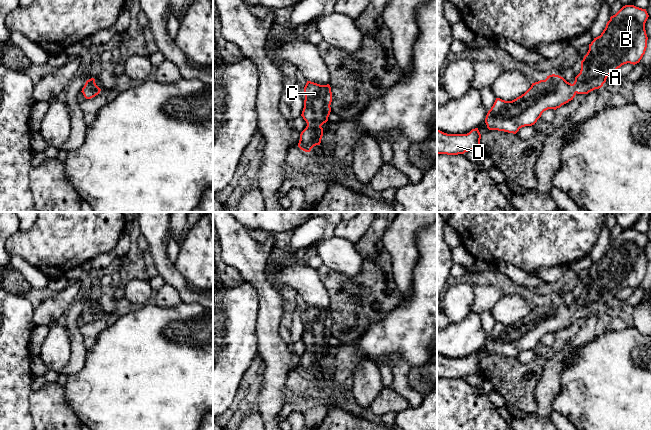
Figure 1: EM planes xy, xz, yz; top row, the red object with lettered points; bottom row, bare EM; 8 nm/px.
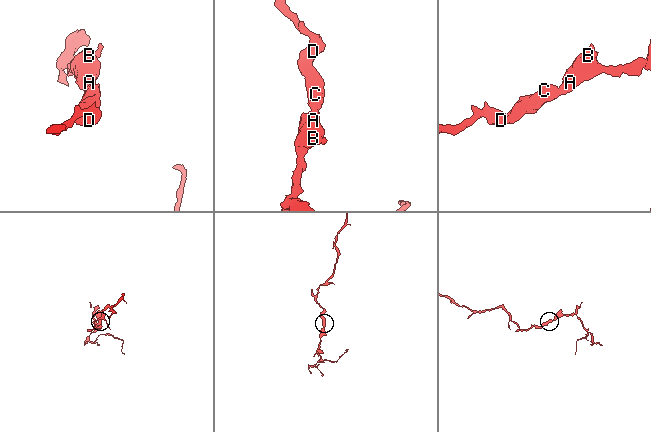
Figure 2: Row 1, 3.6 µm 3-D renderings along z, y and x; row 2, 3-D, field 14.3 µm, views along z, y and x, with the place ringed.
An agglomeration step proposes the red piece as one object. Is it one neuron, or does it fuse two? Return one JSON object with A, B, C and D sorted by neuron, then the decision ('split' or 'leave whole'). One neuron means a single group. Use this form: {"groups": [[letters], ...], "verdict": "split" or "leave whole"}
{"groups": [["A", "B", "C", "D"]], "verdict": "leave whole"}

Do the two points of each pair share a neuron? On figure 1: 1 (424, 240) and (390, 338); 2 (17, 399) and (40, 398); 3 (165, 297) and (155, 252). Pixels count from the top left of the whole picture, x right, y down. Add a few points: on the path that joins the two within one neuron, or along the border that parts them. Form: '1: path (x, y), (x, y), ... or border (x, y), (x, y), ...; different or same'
1: path (426, 264), (426, 302), (414, 314); same
2: border (32, 390), (29, 395), (31, 419); different
3: border (165, 282), (177, 290), (181, 300); different

